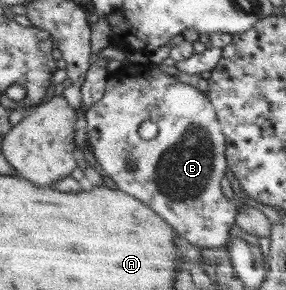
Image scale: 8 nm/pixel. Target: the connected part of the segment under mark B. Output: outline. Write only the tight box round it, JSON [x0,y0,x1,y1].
[85,68,244,248]

